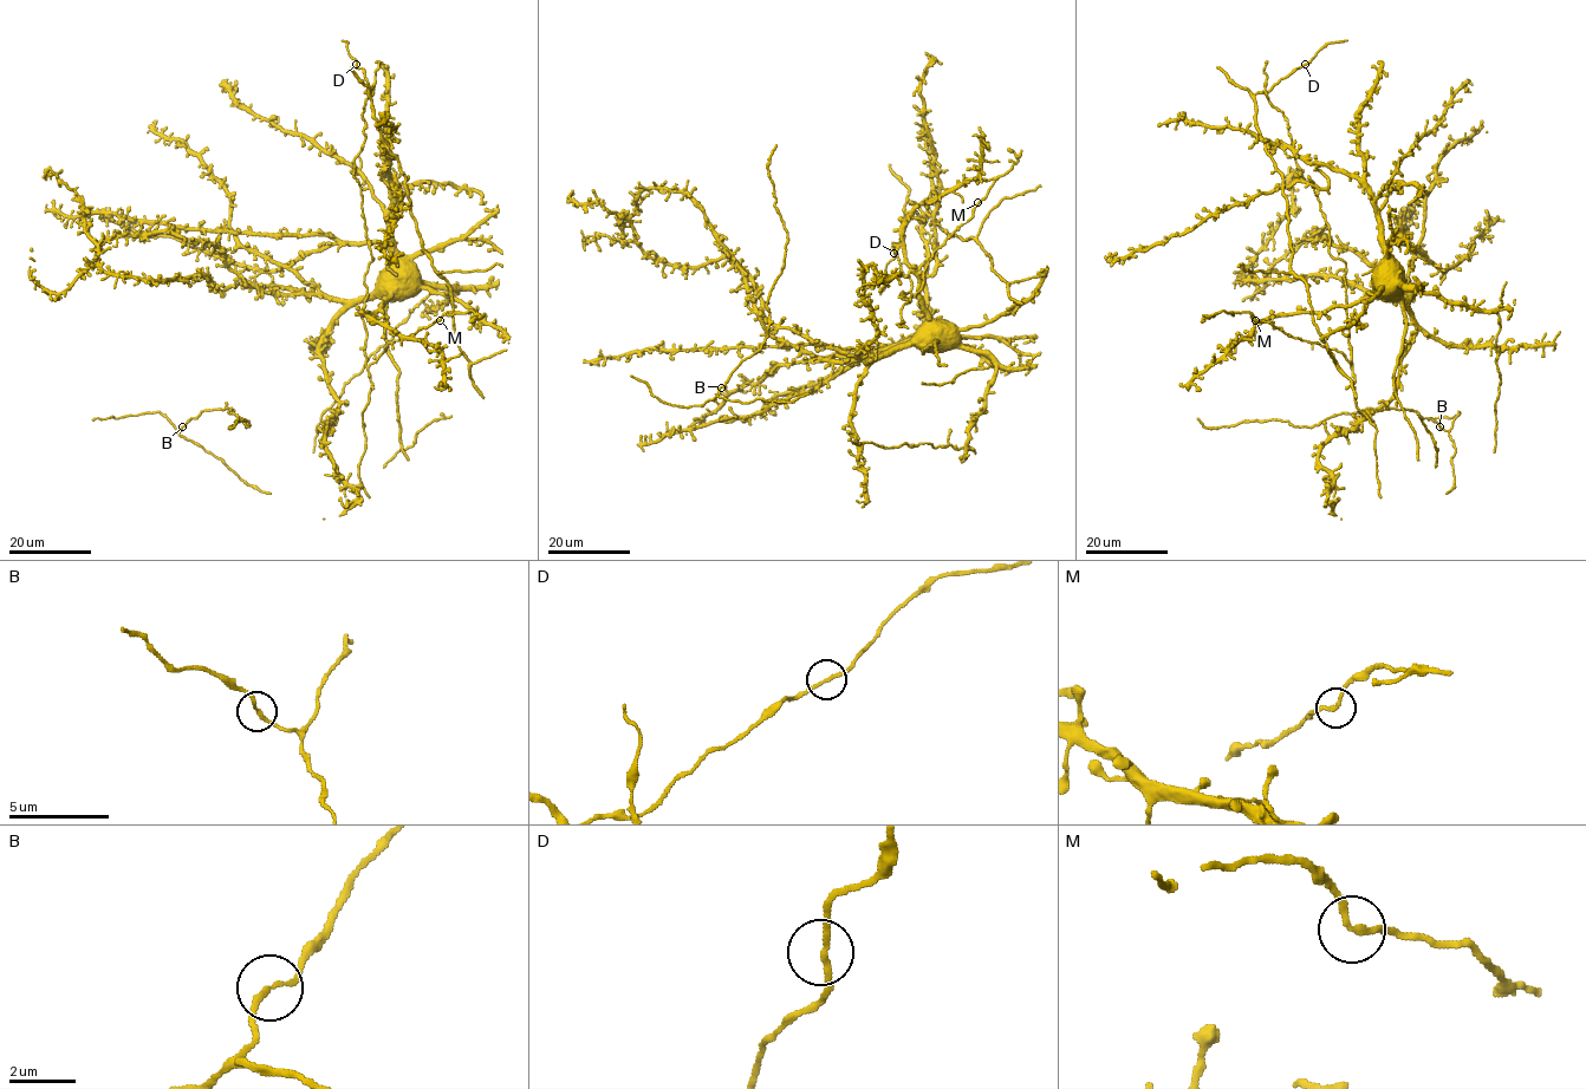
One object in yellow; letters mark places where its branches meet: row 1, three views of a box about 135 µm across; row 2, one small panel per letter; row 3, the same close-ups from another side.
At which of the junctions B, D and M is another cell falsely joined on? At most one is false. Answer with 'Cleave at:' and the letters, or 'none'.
Cleave at: none

